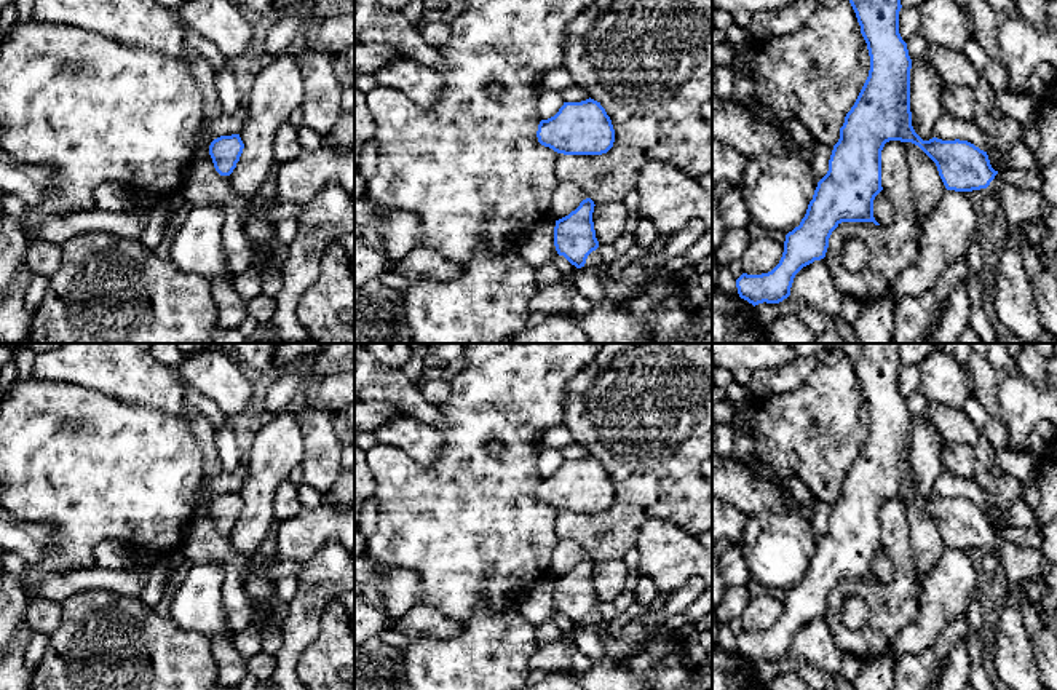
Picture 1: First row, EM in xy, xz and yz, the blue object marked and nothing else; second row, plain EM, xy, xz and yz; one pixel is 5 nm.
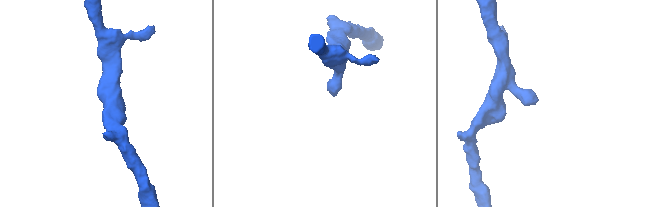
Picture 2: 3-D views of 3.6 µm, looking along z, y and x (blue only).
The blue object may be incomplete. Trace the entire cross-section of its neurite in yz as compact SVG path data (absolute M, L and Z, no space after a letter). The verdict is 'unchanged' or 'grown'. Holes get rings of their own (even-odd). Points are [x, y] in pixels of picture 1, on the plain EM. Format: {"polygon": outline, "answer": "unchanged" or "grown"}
{"polygon": "M835 343L837 348L846 353L849 358L857 380L861 383L861 391L867 401L869 414L870 414L870 428L869 434L854 460L851 468L845 474L845 481L840 486L840 497L833 503L829 529L817 540L813 557L808 562L806 572L802 577L800 583L786 593L784 610L779 621L768 631L762 632L747 632L742 631L736 637L738 652L741 656L747 658L754 664L758 661L779 661L790 653L790 645L795 632L806 623L814 618L821 618L825 615L829 605L829 596L832 589L841 580L873 580L880 583L873 575L873 557L883 548L881 545L881 508L889 498L912 500L918 503L937 524L939 533L947 548L955 549L972 549L985 546L988 551L995 553L1000 559L1001 577L1014 581L1025 583L1038 578L1039 575L1051 570L1051 564L1043 556L1041 549L1033 549L1028 546L1022 546L1003 537L1001 530L995 529L990 522L987 510L980 508L974 502L968 498L942 498L932 495L929 498L923 498L912 484L912 470L910 470L910 426L912 417L909 414L907 401L902 398L899 391L899 369L901 363L901 347L899 343Z", "answer": "grown"}

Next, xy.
{"polygon": "M240 492L220 494L209 503L209 513L220 533L230 533L240 519L244 502Z", "answer": "unchanged"}

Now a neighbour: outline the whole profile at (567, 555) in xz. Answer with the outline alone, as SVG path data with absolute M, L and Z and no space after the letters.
M559 538L546 577L559 578L575 569L588 554L575 540Z

